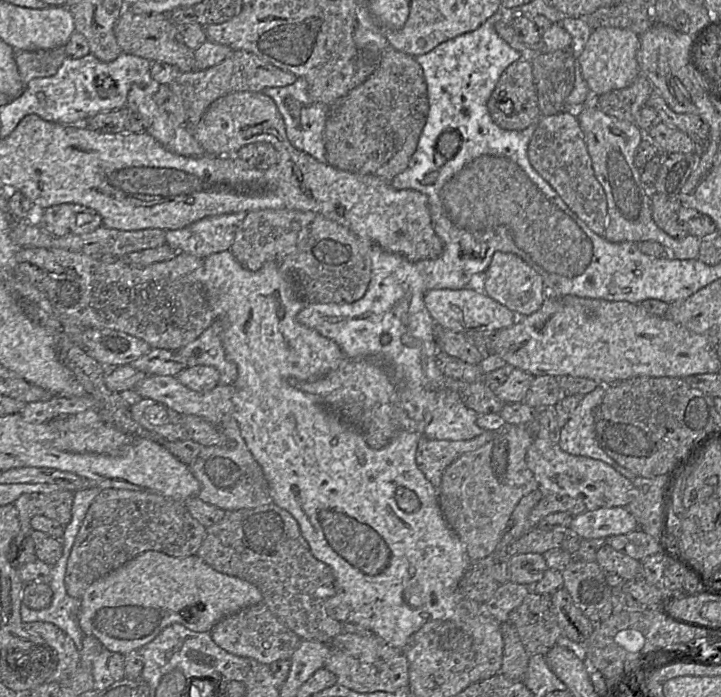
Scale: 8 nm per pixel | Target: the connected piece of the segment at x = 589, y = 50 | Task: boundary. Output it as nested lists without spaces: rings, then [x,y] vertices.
[[[602,27],[592,30],[578,57],[582,77],[592,96],[600,96],[612,90],[622,89],[634,82],[641,74],[637,62],[639,46],[640,36],[628,29]]]

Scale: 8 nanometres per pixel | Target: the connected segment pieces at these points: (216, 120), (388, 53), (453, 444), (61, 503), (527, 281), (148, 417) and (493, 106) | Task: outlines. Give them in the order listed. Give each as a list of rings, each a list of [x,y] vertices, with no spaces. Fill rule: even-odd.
[[[232,92],[218,98],[191,131],[208,155],[233,156],[242,147],[258,143],[272,145],[278,154],[286,148],[286,143],[291,149],[296,149],[287,138],[276,103],[263,92]]]
[[[388,48],[381,54],[373,73],[361,85],[330,105],[324,129],[326,162],[352,173],[391,181],[407,168],[416,152],[428,112],[428,89],[420,64],[415,57]]]
[[[484,430],[470,440],[433,440],[420,437],[416,450],[416,464],[427,480],[439,489],[445,469],[457,458],[472,452],[497,435],[497,432]]]
[[[61,490],[52,493],[24,493],[13,505],[18,510],[20,531],[18,541],[31,533],[31,520],[34,516],[43,515],[67,526],[72,518],[74,493]]]
[[[501,251],[493,254],[488,268],[483,273],[482,291],[512,312],[524,316],[536,312],[546,298],[542,276],[518,255]]]
[[[142,398],[129,407],[132,418],[166,441],[188,439],[182,415],[152,399]]]
[[[519,59],[505,69],[487,101],[487,108],[492,120],[500,128],[506,130],[523,130],[540,118],[539,102],[530,61]]]

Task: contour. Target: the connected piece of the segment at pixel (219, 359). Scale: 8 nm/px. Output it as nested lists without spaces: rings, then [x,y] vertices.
[[[215,320],[197,339],[181,347],[180,350],[187,358],[187,367],[213,366],[219,371],[219,384],[235,383],[238,369],[236,364],[228,360],[225,355],[219,321]]]

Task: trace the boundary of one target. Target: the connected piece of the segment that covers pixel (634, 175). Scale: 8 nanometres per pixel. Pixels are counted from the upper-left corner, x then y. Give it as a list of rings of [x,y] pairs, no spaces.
[[[591,101],[575,113],[584,134],[595,177],[606,196],[607,224],[603,237],[611,243],[634,242],[639,244],[645,241],[655,241],[664,247],[667,258],[696,259],[702,239],[690,234],[682,239],[674,239],[653,221],[651,190],[642,183],[639,169],[634,163],[636,149],[644,139],[645,133],[635,122],[609,116]]]

